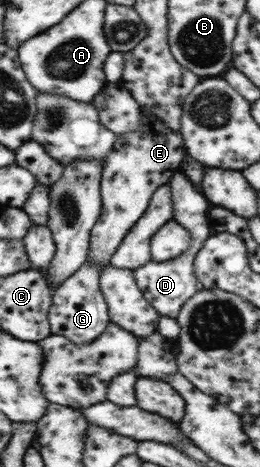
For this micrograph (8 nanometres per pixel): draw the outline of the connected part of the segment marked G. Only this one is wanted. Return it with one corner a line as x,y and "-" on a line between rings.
89,261
53,291
53,301
48,313
52,335
72,339
75,347
80,343
90,344
105,332
112,320
109,318
108,302
100,287
100,278
101,268

